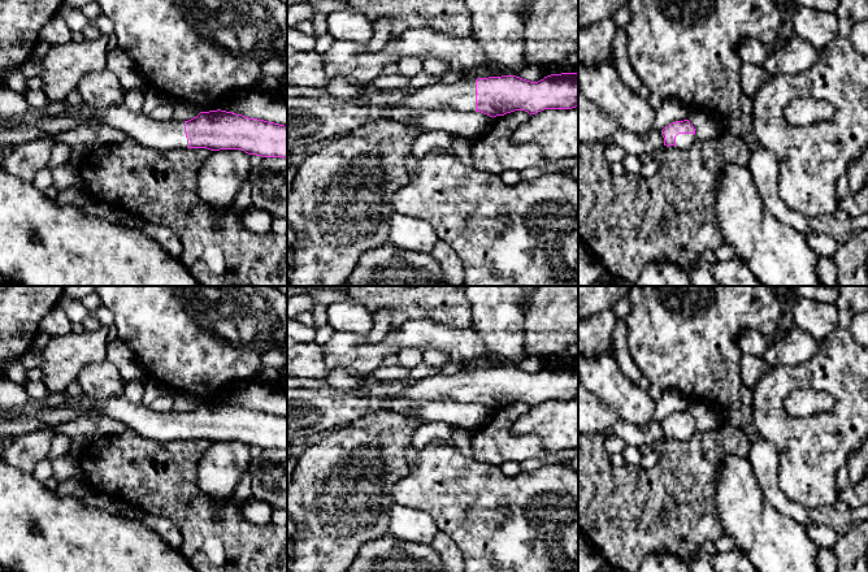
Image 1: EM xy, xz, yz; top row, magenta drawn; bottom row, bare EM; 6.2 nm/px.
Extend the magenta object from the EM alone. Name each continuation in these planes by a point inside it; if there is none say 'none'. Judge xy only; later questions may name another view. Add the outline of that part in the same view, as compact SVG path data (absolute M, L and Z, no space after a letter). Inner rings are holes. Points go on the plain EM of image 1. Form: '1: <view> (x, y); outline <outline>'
1: xy (161, 427); outline M82 395L77 406L64 403L62 407L99 411L107 417L123 422L139 436L157 442L187 439L185 412L156 412L143 404L130 403L125 396L96 399Z

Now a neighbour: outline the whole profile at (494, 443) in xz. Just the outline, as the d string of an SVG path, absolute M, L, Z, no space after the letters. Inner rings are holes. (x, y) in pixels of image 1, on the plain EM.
M525 402L494 408L490 421L472 436L474 459L496 467L505 462L520 464L533 458L543 459L539 437L516 436L512 432L512 425L529 410Z

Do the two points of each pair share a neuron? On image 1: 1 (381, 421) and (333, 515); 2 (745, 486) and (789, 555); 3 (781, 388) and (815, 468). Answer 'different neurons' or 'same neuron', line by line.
1: same neuron
2: same neuron
3: same neuron

